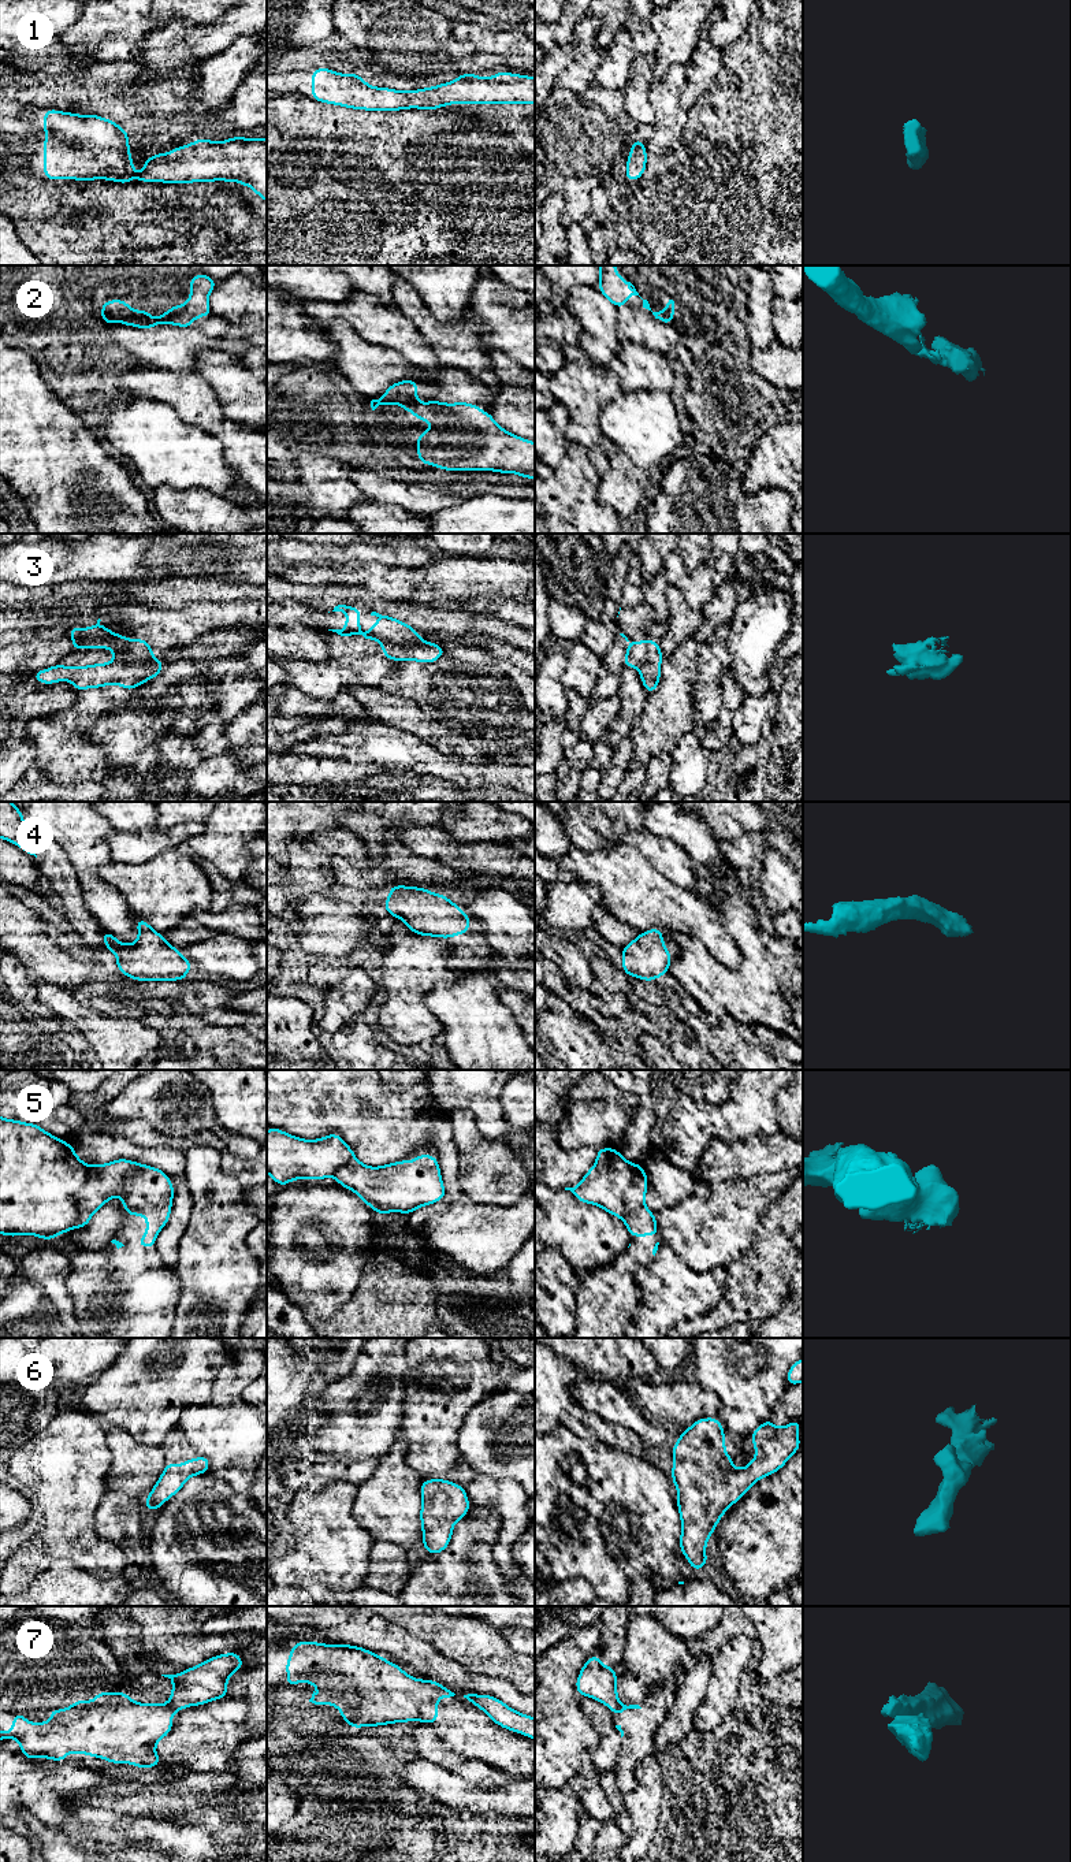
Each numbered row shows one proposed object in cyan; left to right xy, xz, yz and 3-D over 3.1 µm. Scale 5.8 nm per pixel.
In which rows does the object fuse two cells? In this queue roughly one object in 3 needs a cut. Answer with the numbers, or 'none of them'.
3, 5, 7

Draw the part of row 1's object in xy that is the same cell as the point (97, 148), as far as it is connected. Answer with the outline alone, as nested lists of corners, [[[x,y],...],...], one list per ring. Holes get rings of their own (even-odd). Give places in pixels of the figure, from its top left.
[[[45,109],[44,112],[44,176],[53,179],[107,179],[129,183],[131,178],[140,182],[157,181],[161,183],[191,183],[238,181],[241,186],[249,185],[263,201],[267,201],[267,138],[233,137],[215,144],[208,138],[198,138],[166,155],[156,152],[150,159],[142,161],[146,168],[137,174],[133,170],[127,129],[122,130],[118,122],[97,115],[77,115]]]

